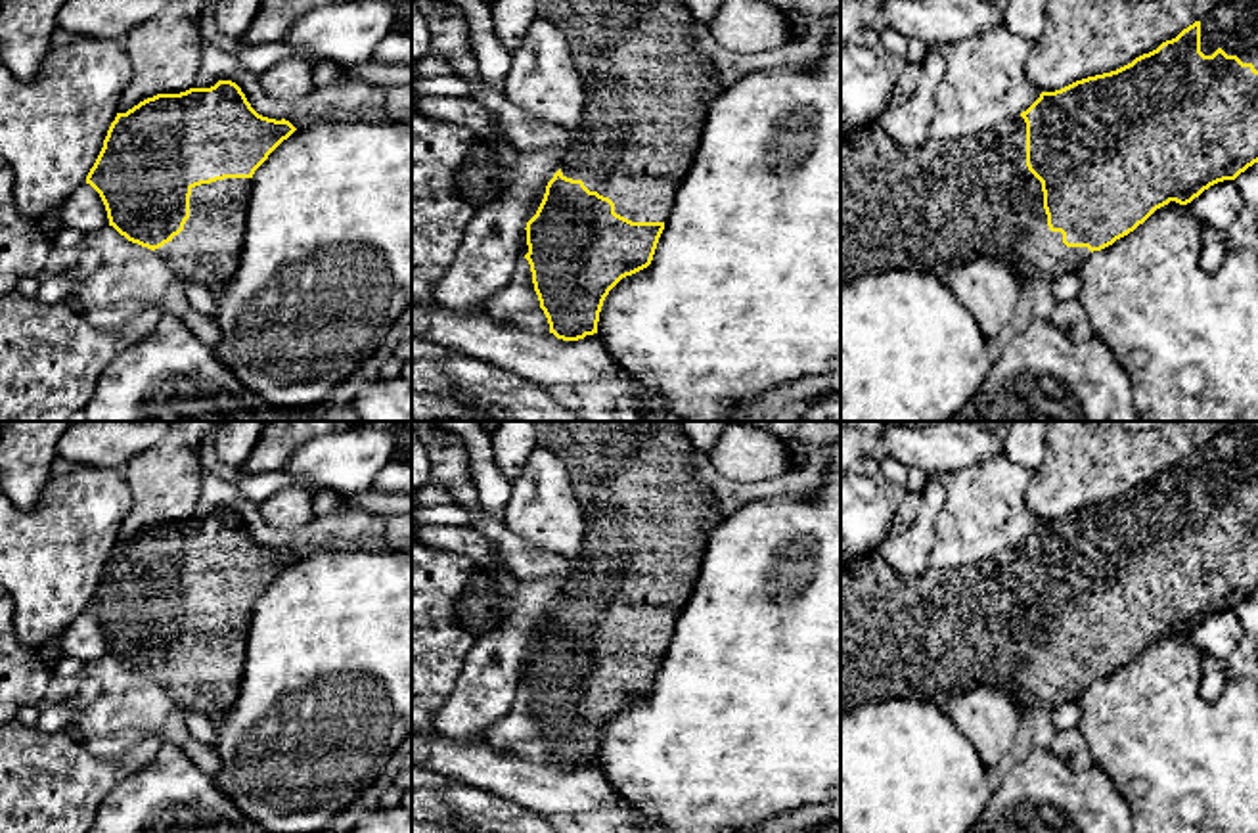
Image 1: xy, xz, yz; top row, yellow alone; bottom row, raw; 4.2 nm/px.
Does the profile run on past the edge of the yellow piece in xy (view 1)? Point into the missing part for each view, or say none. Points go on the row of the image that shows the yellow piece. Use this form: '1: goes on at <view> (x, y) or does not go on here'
1: goes on at xy (207, 251)

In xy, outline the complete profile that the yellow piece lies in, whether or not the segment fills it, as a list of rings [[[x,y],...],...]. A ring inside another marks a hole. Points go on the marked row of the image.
[[[232,80],[157,94],[117,113],[86,184],[100,193],[109,226],[155,251],[178,280],[211,289],[239,266],[255,170],[295,130],[285,119],[258,115]]]

